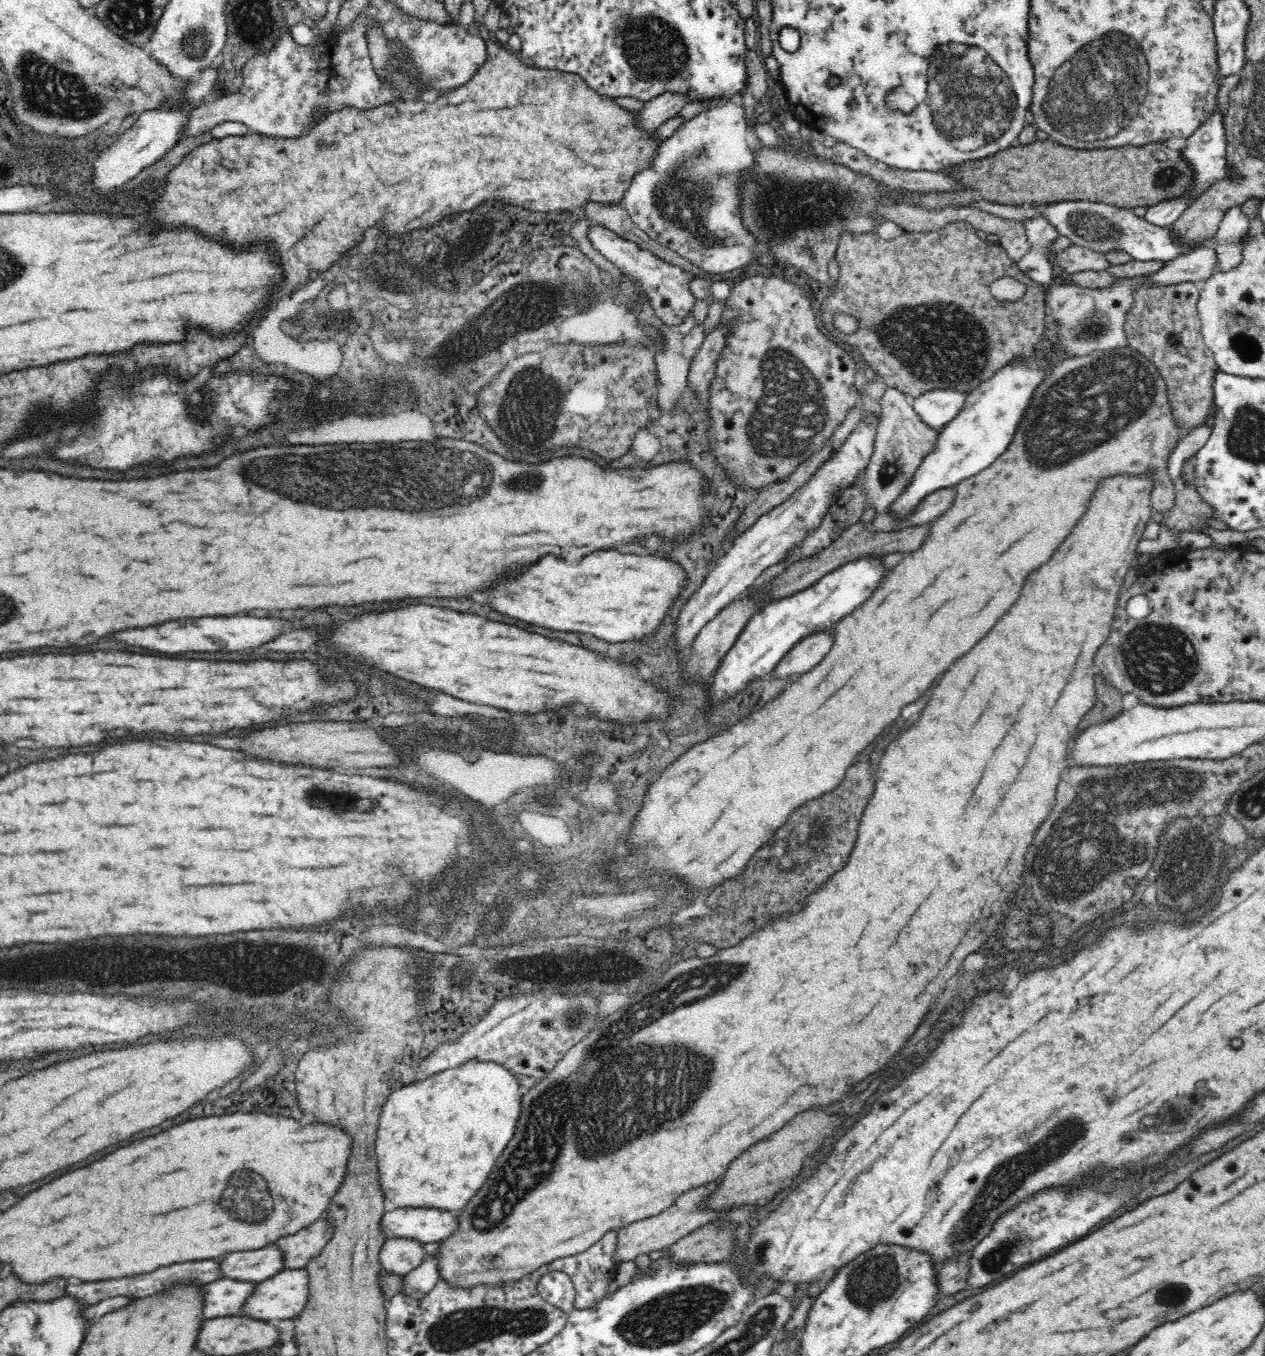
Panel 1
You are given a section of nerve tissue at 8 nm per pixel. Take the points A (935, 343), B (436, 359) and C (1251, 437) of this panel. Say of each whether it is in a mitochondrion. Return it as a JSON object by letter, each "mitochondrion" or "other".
{"A":"mitochondrion","B":"mitochondrion","C":"mitochondrion"}

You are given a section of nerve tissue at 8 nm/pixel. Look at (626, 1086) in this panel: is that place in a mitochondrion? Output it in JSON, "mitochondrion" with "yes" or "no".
{"mitochondrion":"yes"}

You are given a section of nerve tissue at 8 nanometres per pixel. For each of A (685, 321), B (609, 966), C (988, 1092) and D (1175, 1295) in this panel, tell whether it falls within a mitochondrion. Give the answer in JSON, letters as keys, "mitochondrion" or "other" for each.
{"A":"other","B":"mitochondrion","C":"other","D":"mitochondrion"}

